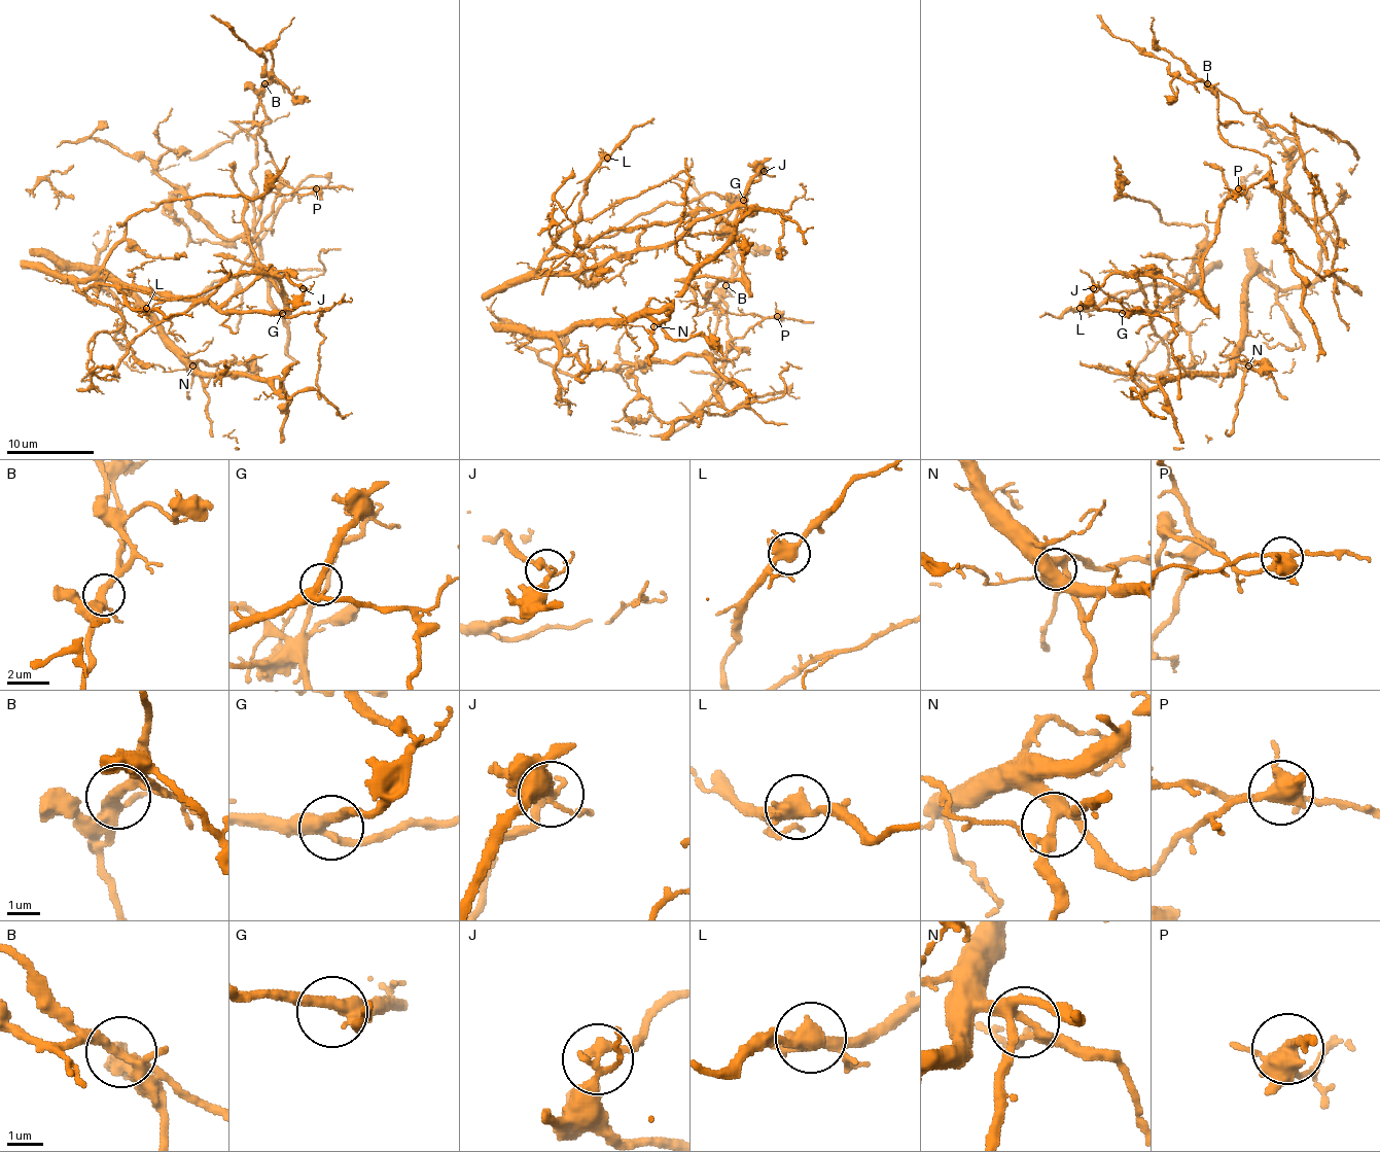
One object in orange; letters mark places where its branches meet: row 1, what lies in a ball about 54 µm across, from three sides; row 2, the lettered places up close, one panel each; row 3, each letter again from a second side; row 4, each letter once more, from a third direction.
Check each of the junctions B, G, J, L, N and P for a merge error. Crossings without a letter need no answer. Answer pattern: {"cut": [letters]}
{"cut": ["B", "J", "P"]}

